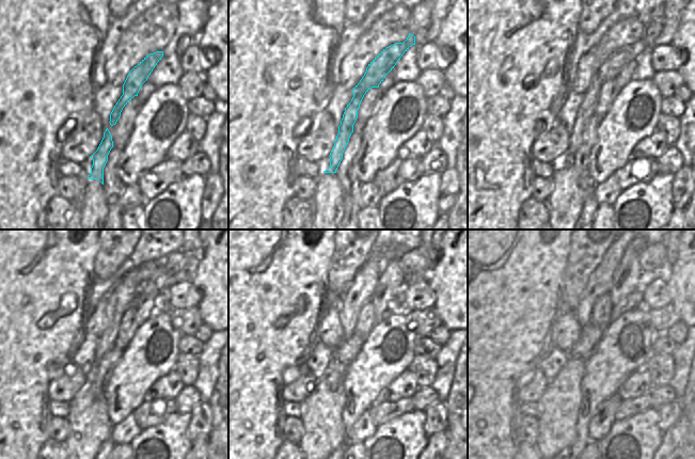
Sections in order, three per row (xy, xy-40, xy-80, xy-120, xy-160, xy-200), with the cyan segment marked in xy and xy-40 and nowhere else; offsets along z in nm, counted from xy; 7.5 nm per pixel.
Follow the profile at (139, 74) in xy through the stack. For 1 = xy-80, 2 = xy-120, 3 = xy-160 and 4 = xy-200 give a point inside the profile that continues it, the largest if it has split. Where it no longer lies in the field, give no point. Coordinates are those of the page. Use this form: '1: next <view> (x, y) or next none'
1: next xy-80 (611, 68)
2: next xy-120 (175, 262)
3: next xy-160 (414, 263)
4: next xy-200 (652, 259)

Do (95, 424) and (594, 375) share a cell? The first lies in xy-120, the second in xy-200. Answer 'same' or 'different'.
different

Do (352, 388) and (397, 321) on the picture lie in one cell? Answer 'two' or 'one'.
one

